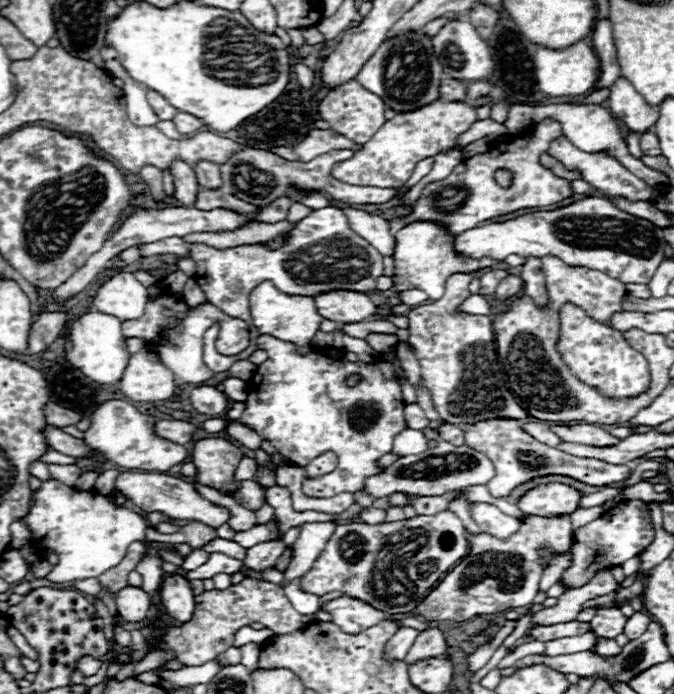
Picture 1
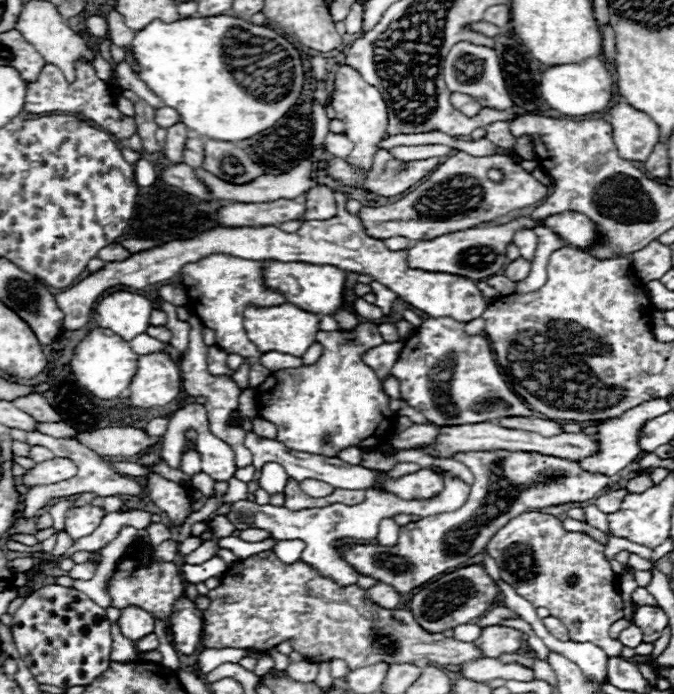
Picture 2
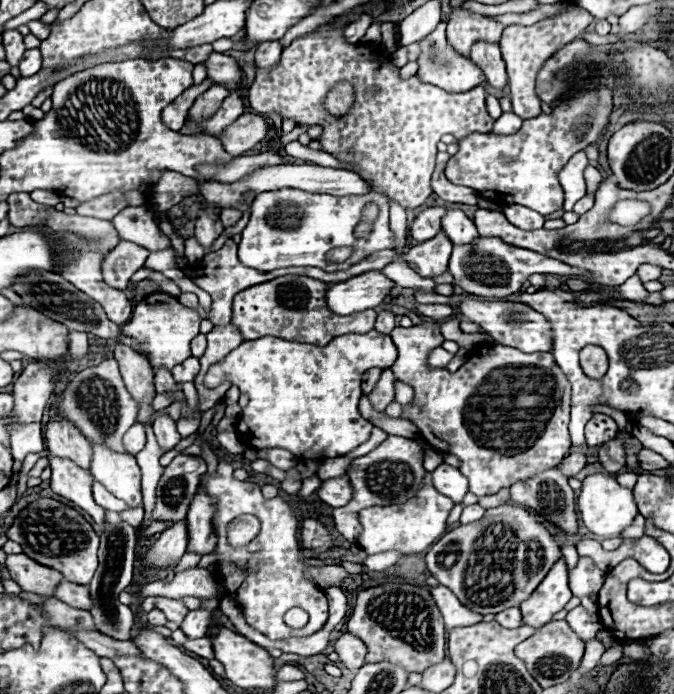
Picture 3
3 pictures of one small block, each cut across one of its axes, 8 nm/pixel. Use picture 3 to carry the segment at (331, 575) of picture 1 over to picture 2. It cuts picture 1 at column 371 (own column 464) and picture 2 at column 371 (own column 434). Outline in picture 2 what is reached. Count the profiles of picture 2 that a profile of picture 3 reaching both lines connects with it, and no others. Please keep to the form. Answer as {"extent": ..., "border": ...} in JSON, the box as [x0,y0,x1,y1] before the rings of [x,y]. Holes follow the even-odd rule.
{"extent":[336,450,608,594],"border":[[[490,450],[490,452],[464,452],[454,456],[458,462],[466,464],[474,472],[474,484],[470,488],[468,502],[450,514],[438,514],[420,518],[400,528],[398,542],[394,546],[374,544],[340,544],[336,550],[344,562],[348,562],[358,574],[370,576],[378,582],[394,586],[398,594],[408,594],[434,576],[448,572],[450,568],[460,568],[472,556],[480,554],[494,530],[500,530],[510,518],[526,512],[528,508],[546,508],[566,502],[584,502],[596,498],[606,486],[608,476],[592,474],[580,468],[574,460],[552,458],[534,452],[510,452],[510,450]]]}

